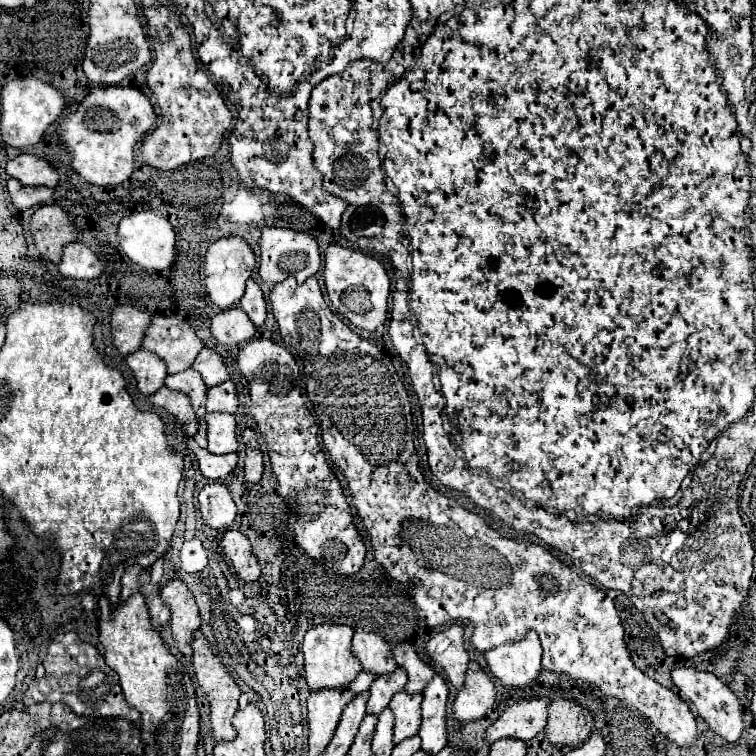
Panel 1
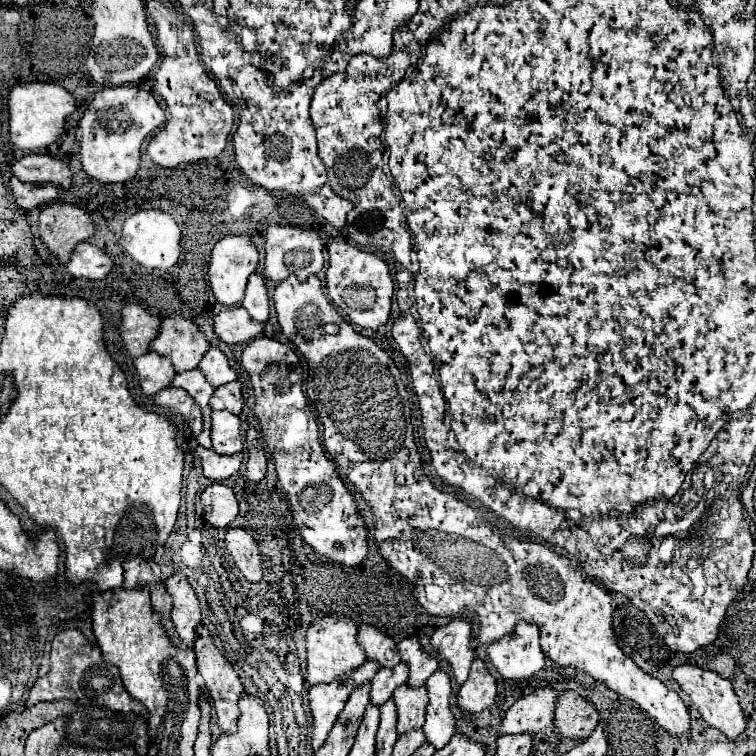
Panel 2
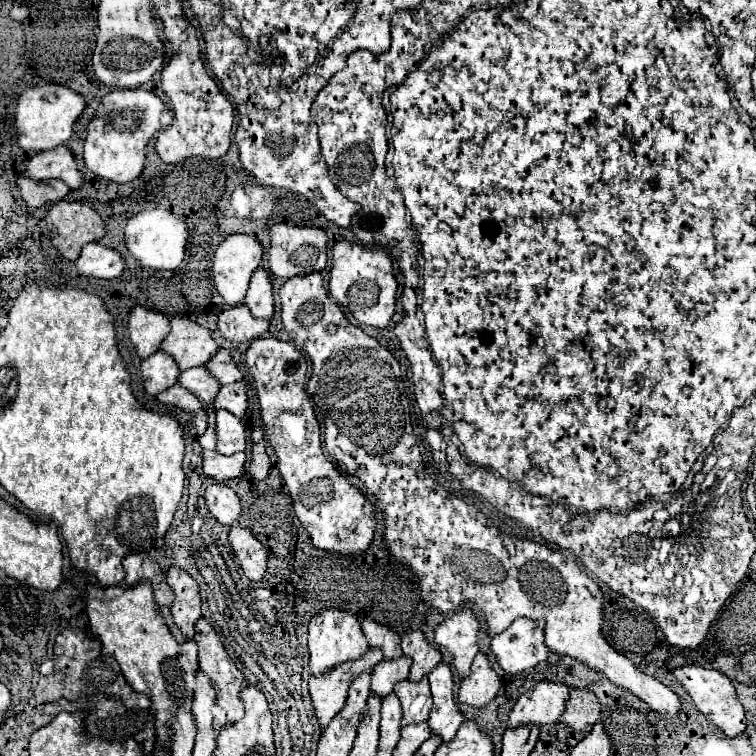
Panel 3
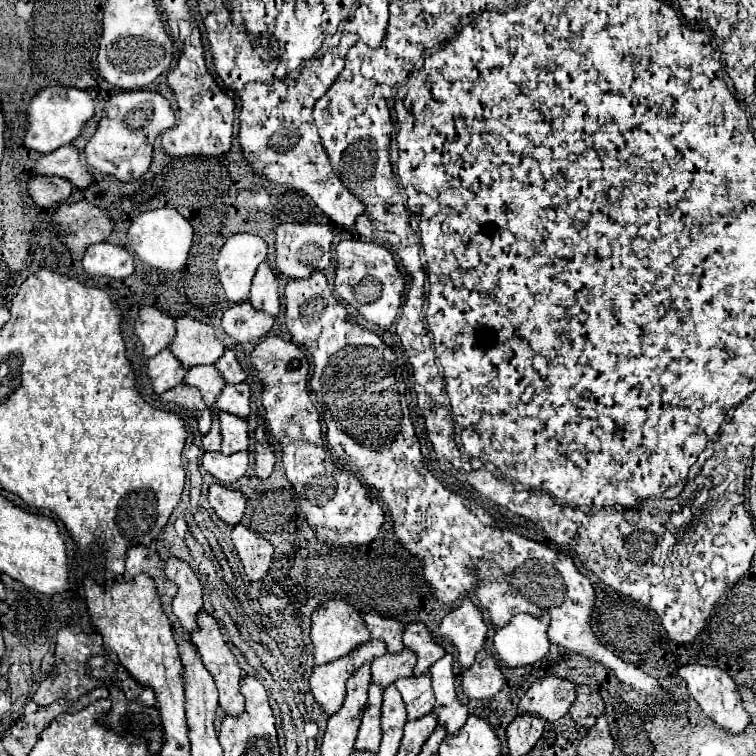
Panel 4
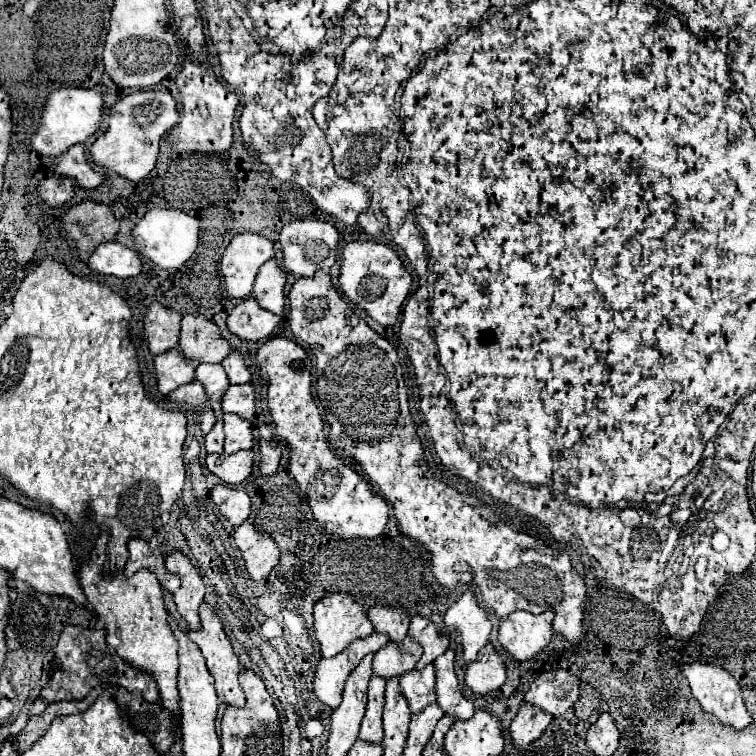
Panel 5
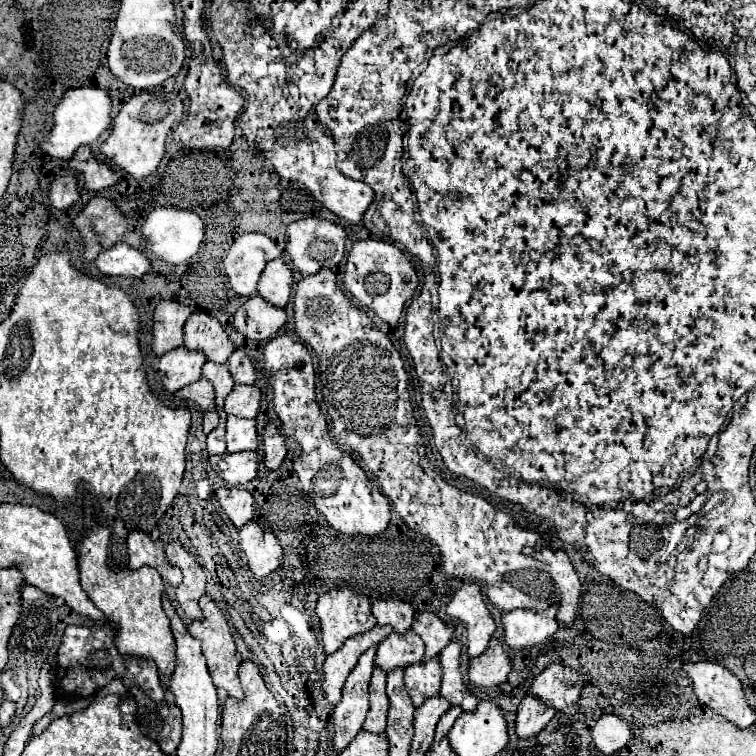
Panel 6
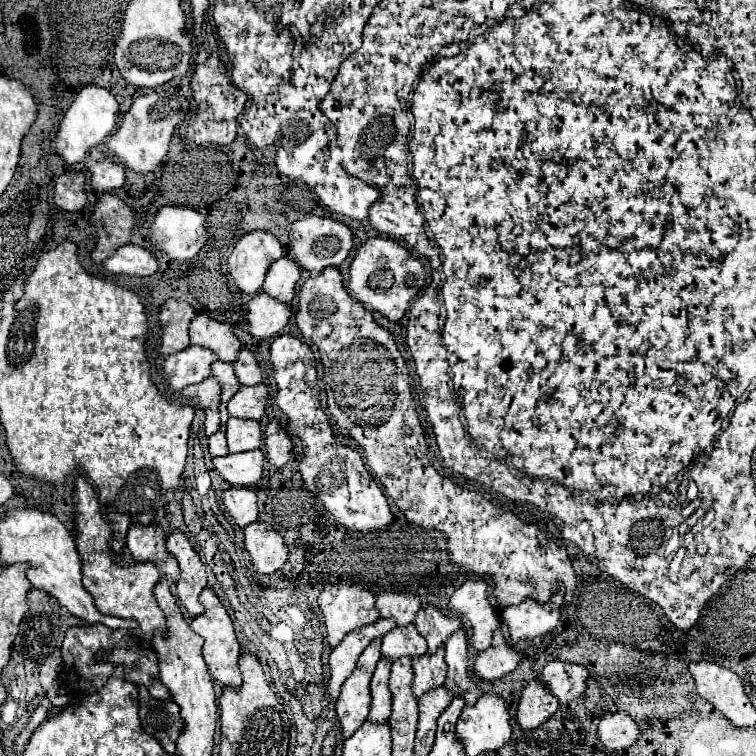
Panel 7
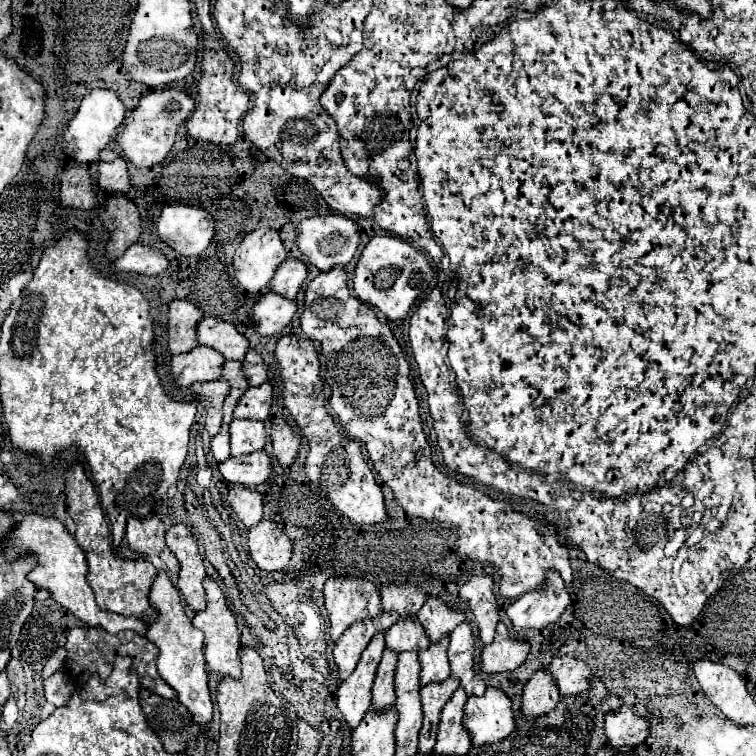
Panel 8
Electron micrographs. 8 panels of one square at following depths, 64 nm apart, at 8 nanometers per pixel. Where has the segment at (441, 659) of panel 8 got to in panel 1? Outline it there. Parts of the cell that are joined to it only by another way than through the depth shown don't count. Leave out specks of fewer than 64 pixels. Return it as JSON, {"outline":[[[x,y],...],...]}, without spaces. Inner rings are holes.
{"outline":[[[400,690],[398,694],[394,694],[392,702],[390,702],[390,708],[396,716],[396,722],[394,722],[394,744],[418,734],[418,728],[420,728],[420,720],[422,720],[422,694],[420,696],[412,696],[404,690]]]}

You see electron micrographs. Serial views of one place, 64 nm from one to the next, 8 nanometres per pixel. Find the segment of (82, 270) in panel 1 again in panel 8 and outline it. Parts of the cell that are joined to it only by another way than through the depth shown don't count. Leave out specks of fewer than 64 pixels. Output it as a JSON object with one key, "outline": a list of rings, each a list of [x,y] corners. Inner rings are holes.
{"outline":[[[134,244],[122,258],[116,260],[116,268],[122,272],[138,272],[152,276],[162,274],[166,268],[170,268],[170,260],[154,246]]]}

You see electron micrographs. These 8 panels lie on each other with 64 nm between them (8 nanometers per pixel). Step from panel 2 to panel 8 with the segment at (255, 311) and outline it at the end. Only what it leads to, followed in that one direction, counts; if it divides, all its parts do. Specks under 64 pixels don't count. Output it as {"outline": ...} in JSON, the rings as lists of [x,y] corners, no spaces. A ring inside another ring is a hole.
{"outline":[[[286,260],[274,274],[270,288],[272,288],[272,292],[278,292],[282,296],[296,298],[298,290],[302,288],[304,280],[308,278],[308,274],[310,274],[310,268],[302,260]]]}

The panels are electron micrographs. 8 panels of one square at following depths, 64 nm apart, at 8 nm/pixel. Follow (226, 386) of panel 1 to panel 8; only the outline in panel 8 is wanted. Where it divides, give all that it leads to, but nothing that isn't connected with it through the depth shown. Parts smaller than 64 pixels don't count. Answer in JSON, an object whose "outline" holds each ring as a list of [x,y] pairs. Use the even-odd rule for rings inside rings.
{"outline":[[[264,382],[258,388],[248,388],[234,410],[234,418],[266,420],[272,406],[272,394],[274,392],[272,392],[270,382]]]}

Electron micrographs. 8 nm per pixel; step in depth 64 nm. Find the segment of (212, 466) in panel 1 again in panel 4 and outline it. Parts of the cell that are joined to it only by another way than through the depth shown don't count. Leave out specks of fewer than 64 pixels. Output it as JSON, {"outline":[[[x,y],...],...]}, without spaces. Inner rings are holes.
{"outline":[[[206,452],[202,462],[204,468],[222,484],[234,484],[246,474],[248,452],[236,452],[232,456],[224,456],[222,452]]]}

